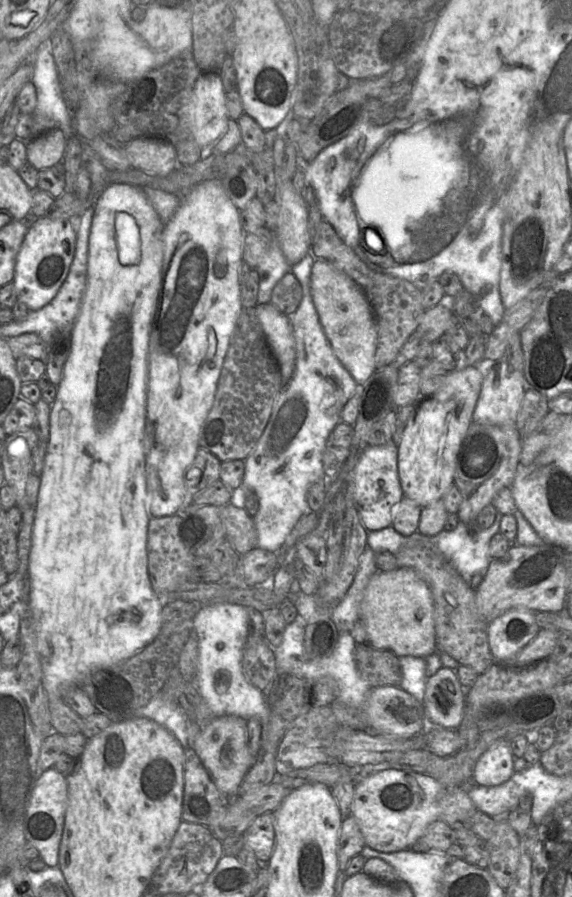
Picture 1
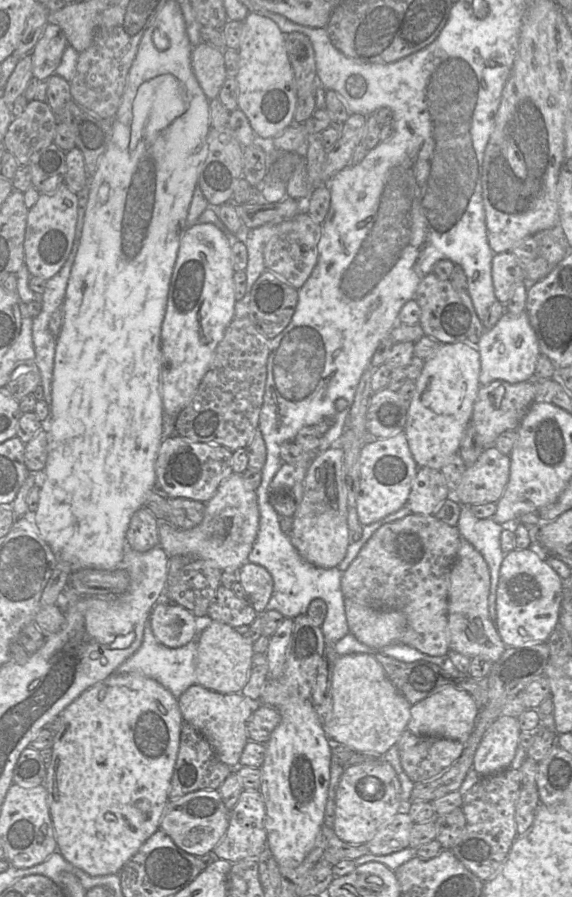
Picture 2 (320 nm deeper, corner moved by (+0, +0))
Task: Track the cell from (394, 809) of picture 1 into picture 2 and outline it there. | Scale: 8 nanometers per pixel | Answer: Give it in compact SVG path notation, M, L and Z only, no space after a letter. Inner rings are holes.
M374 761L347 767L336 790L333 831L346 843L366 844L400 811L401 806L400 782L388 762Z

